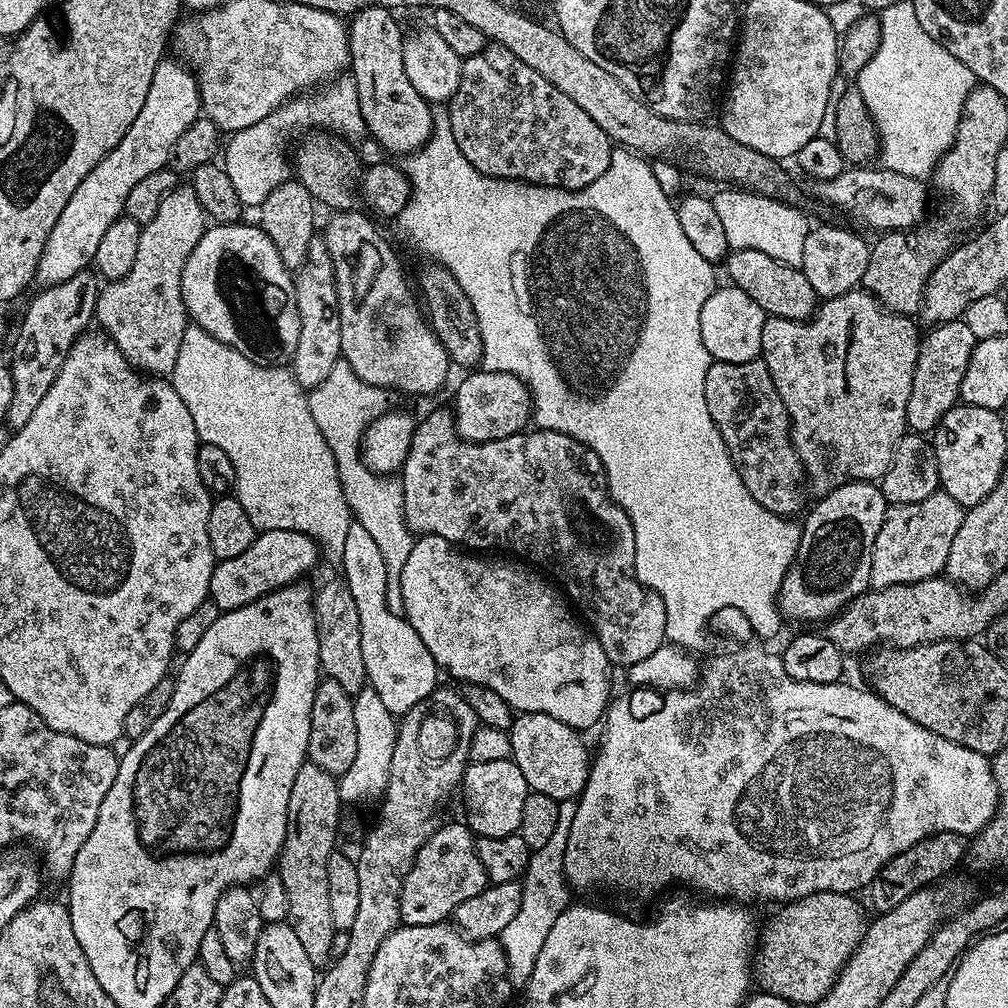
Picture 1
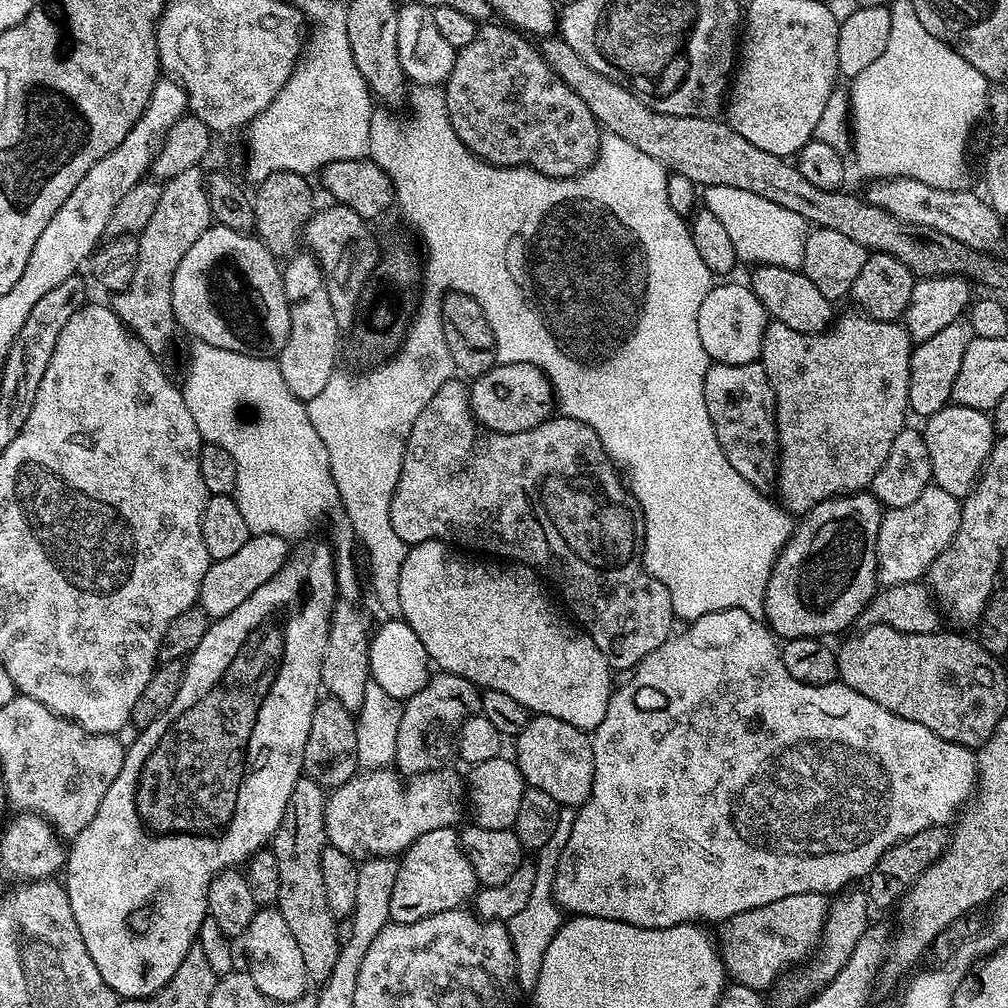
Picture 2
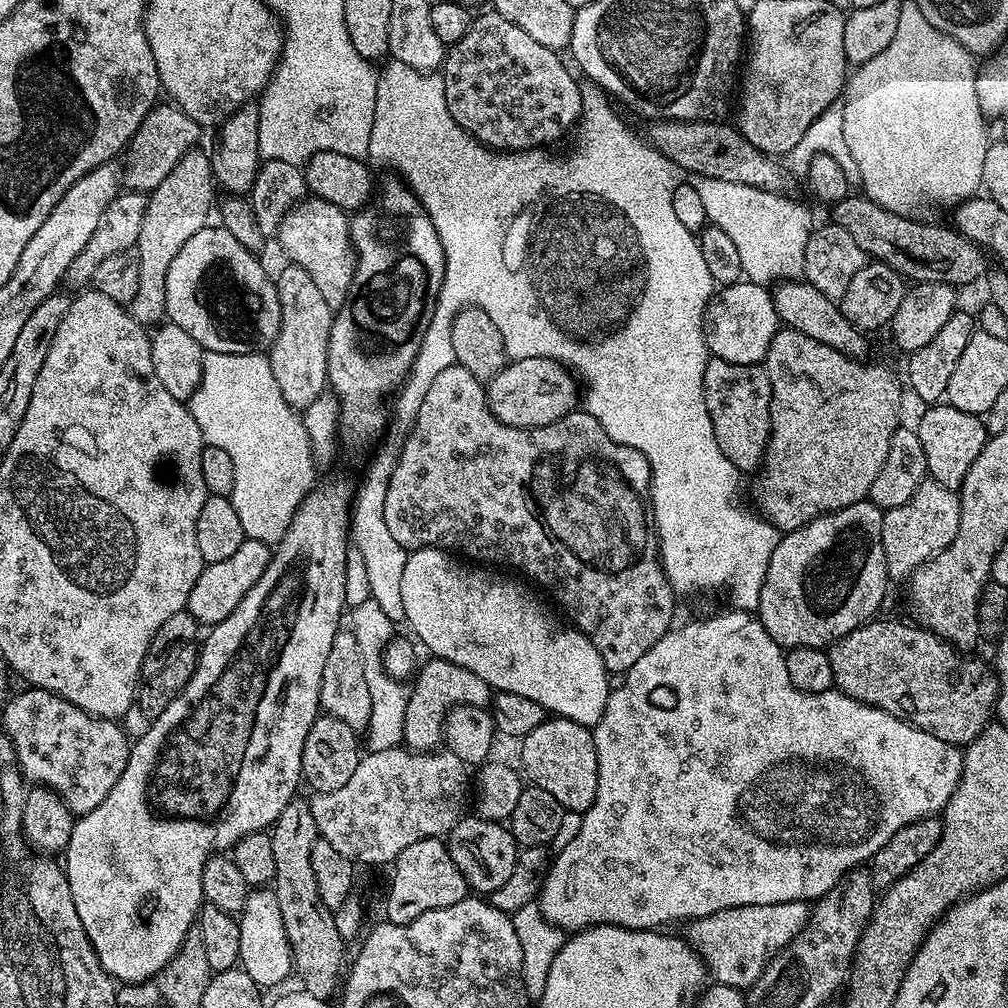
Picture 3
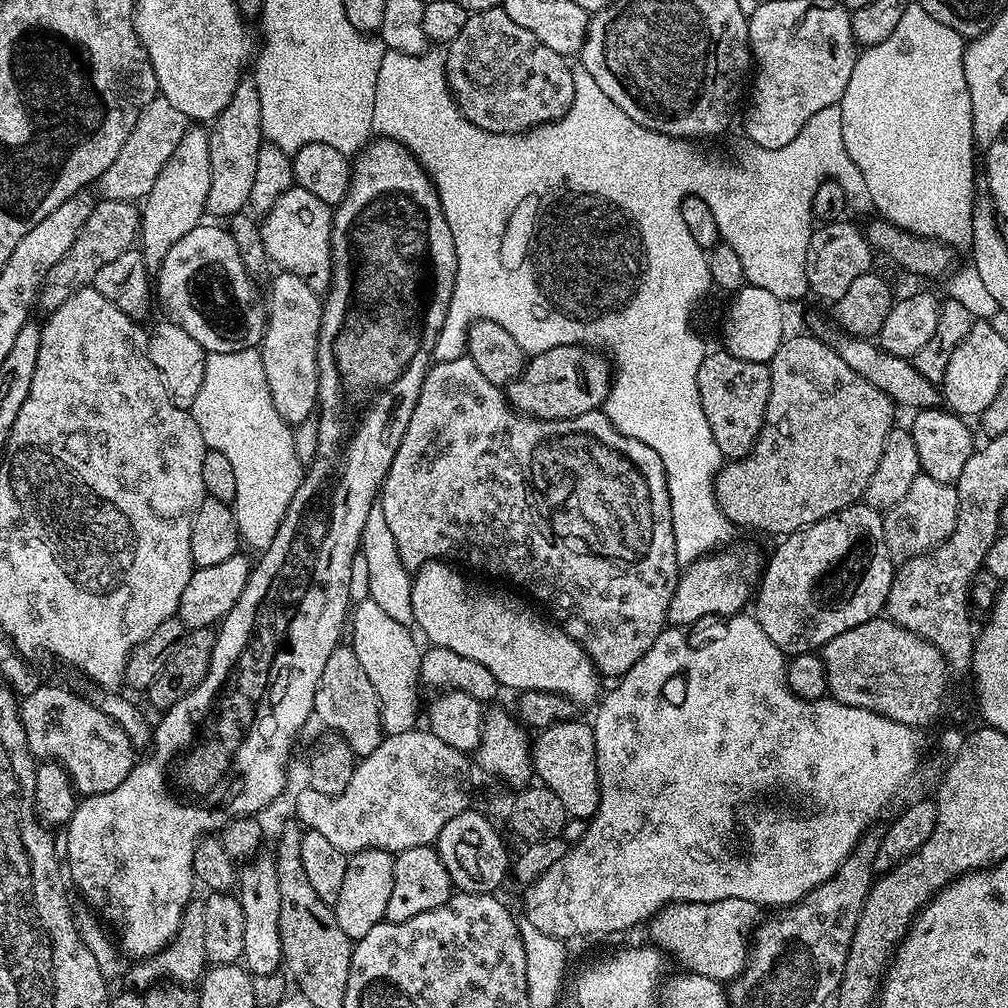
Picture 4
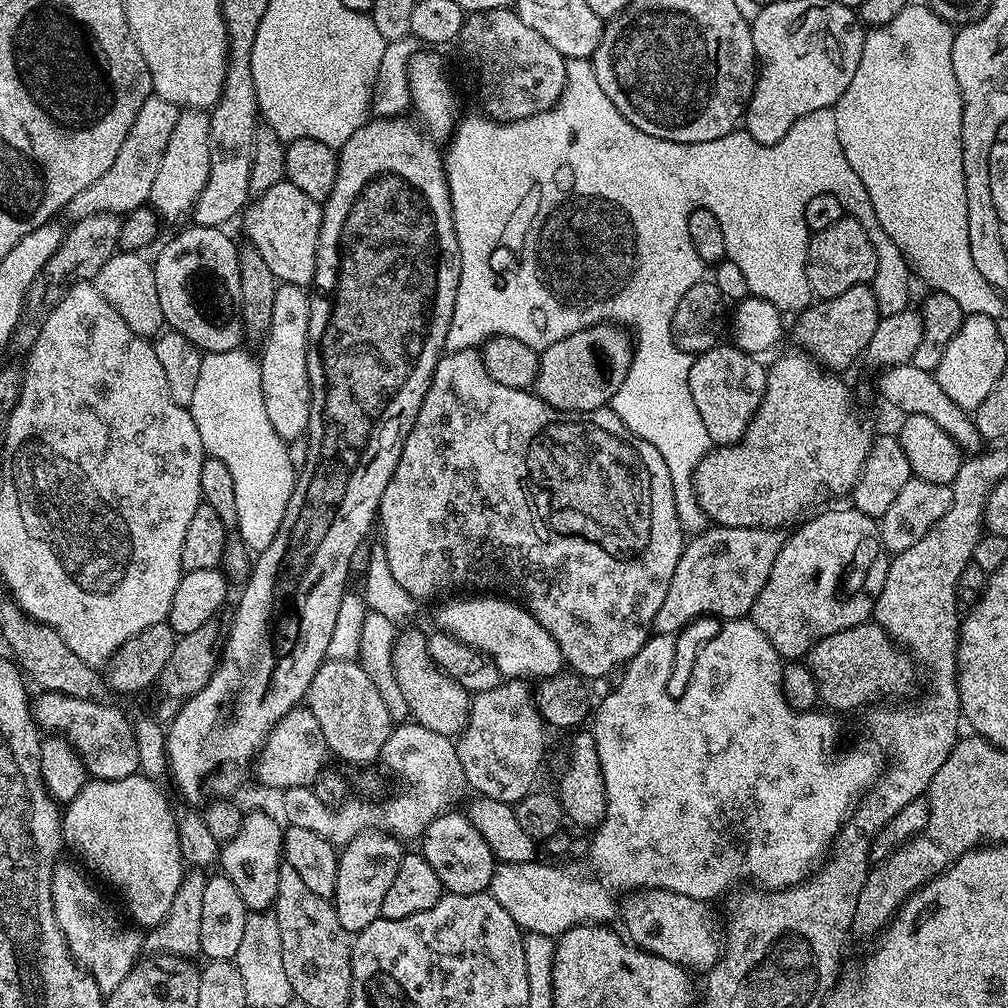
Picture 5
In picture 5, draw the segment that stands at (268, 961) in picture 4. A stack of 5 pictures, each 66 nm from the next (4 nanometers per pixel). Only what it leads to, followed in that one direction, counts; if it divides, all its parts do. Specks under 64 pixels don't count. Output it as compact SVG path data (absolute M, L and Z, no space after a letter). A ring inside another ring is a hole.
M249 811L236 837L227 841L220 850L219 867L224 867L221 868L223 875L234 882L249 912L267 912L276 903L278 874L284 850L284 828L281 821L277 820L264 812Z

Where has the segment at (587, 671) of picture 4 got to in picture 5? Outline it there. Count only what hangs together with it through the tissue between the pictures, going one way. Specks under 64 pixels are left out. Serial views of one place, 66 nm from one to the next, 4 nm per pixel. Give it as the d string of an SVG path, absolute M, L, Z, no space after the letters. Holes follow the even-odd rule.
M464 594L461 596L464 596L461 600L448 600L437 610L435 627L441 632L448 632L455 640L461 640L462 643L469 644L471 648L477 648L480 652L491 656L492 661L498 666L501 677L545 678L556 675L565 667L564 655L558 642L550 638L547 630L528 613L523 604L518 604L499 594Z

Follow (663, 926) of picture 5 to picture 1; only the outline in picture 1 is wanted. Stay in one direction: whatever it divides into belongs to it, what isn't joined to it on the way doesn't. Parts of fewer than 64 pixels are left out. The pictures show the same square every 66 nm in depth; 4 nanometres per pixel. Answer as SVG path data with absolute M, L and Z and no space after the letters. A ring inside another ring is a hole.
M815 892L806 898L785 903L768 921L763 921L754 949L754 984L761 992L769 992L778 998L786 998L793 1006L815 1006L834 986L838 974L862 942L866 919L864 908L855 895L847 892Z

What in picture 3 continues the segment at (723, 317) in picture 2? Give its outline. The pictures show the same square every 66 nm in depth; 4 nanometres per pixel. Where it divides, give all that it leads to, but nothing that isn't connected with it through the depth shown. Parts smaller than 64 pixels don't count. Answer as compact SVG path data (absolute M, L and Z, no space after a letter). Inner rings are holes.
M749 280L725 285L704 311L705 344L709 353L715 359L735 365L760 364L767 357L770 342L779 328L771 291Z

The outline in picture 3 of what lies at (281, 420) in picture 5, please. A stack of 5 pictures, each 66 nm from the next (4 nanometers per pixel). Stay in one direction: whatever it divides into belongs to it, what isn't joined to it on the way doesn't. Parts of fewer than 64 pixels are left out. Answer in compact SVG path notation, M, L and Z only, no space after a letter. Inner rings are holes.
M291 262L285 265L285 268L274 276L280 307L280 329L278 338L274 338L272 347L268 349L266 355L270 362L270 370L274 370L278 390L282 390L282 398L292 408L303 410L310 406L310 402L314 402L314 398L325 395L328 388L328 343L334 309L326 306L326 298L322 298L314 278L310 278L310 274L306 274L302 266Z

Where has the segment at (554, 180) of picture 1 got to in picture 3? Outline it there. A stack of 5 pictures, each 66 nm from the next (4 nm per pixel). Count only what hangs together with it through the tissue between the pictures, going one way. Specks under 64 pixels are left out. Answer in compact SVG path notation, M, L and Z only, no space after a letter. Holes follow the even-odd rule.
M486 10L481 16L477 15L466 34L447 49L442 75L450 118L454 118L454 122L458 122L458 126L462 126L462 130L469 132L479 144L498 152L540 150L548 146L544 144L558 143L568 131L571 133L577 127L584 111L581 85L576 84L573 69L564 65L562 57L559 51L542 46L501 14Z

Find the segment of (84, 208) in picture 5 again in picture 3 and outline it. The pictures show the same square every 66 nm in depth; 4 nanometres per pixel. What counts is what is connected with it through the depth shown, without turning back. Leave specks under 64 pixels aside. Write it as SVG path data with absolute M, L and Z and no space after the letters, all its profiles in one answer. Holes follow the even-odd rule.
M171 102L157 103L146 114L146 118L138 126L136 135L132 137L130 153L132 157L122 168L122 180L133 192L149 193L155 190L158 182L178 166L178 162L197 147L200 140L202 125L194 122L190 114L186 114L182 109L177 108Z

